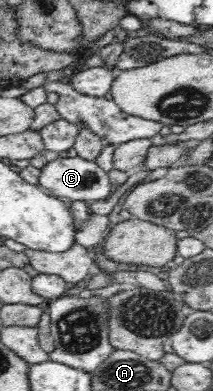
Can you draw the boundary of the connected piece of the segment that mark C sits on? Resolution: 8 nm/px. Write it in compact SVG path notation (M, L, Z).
M81 157L56 158L40 168L37 184L60 199L103 200L111 193L111 180L95 161Z

